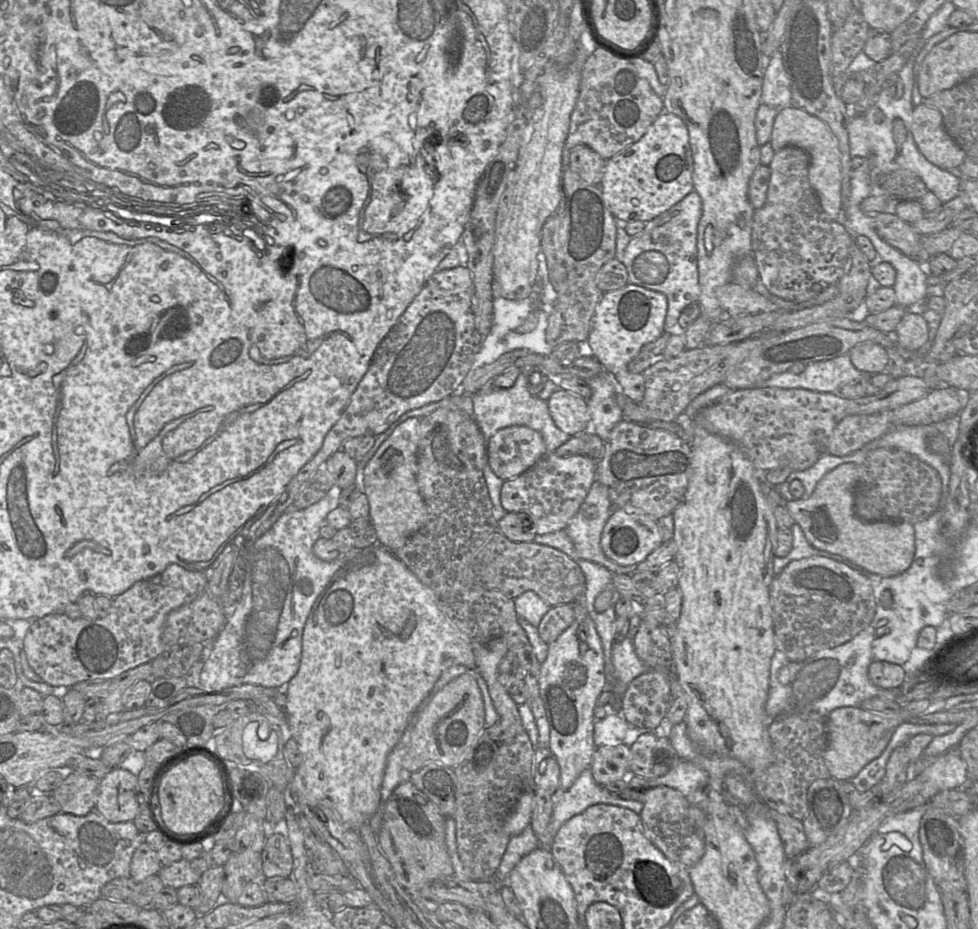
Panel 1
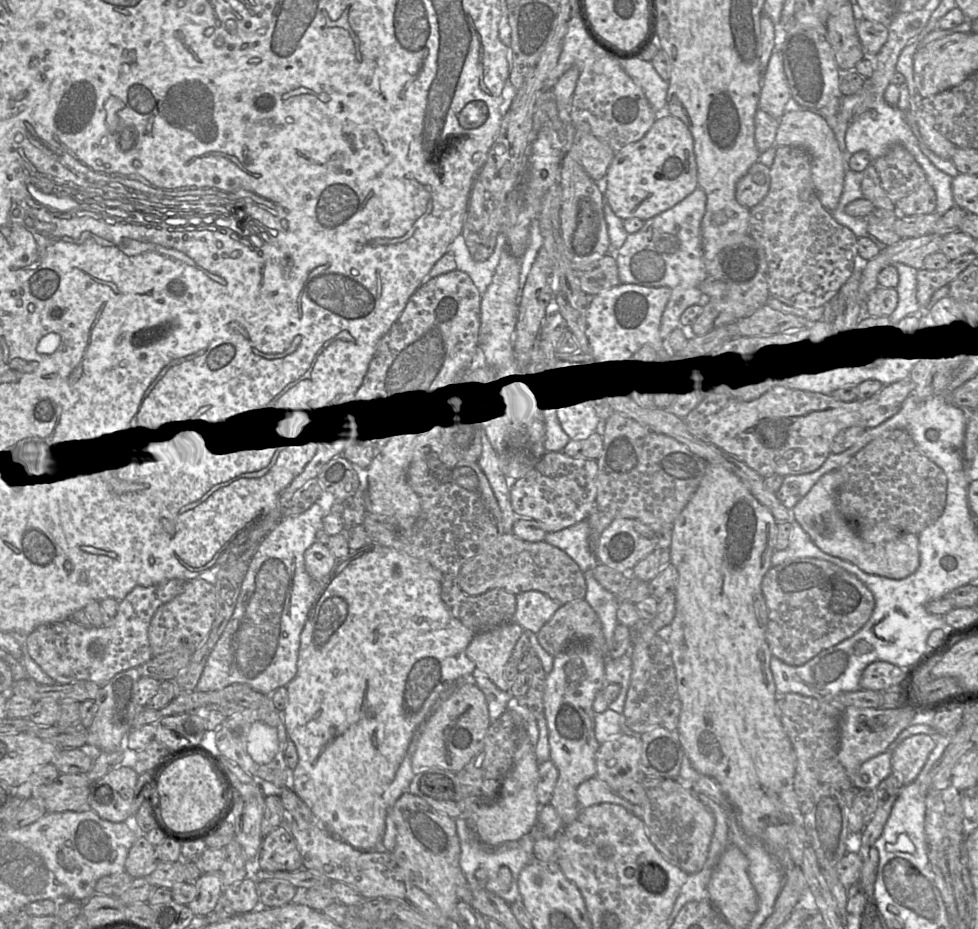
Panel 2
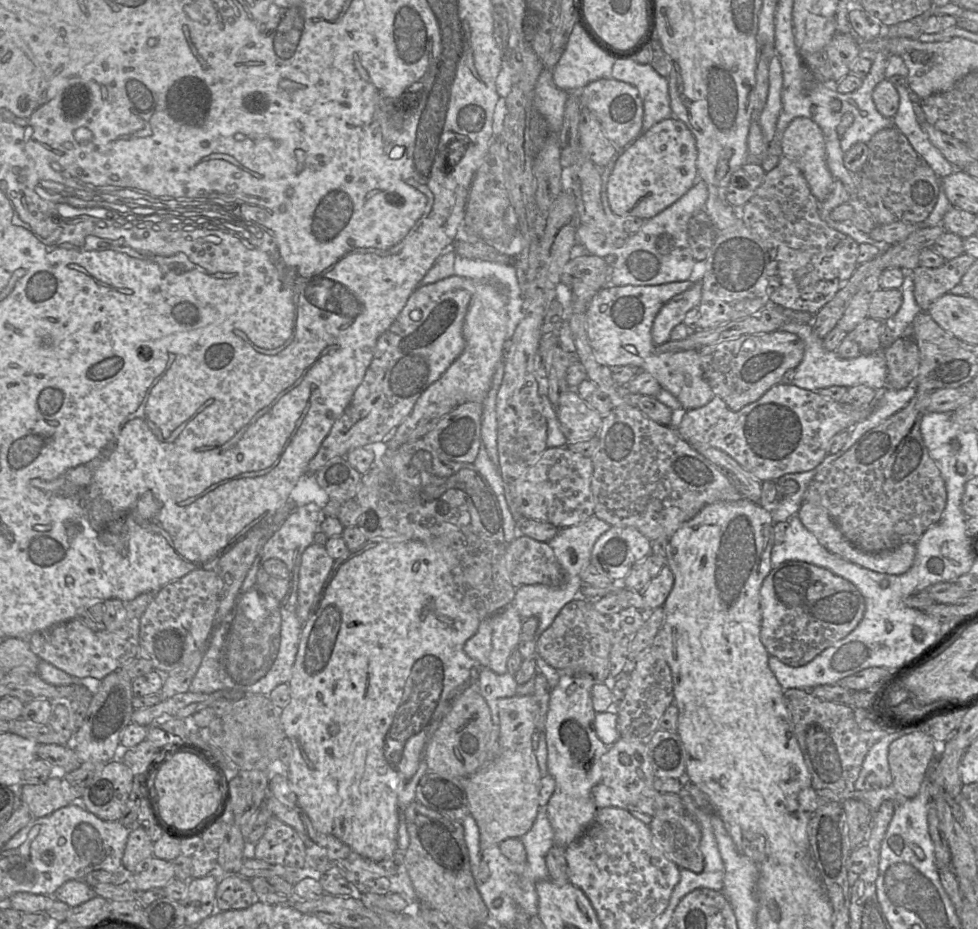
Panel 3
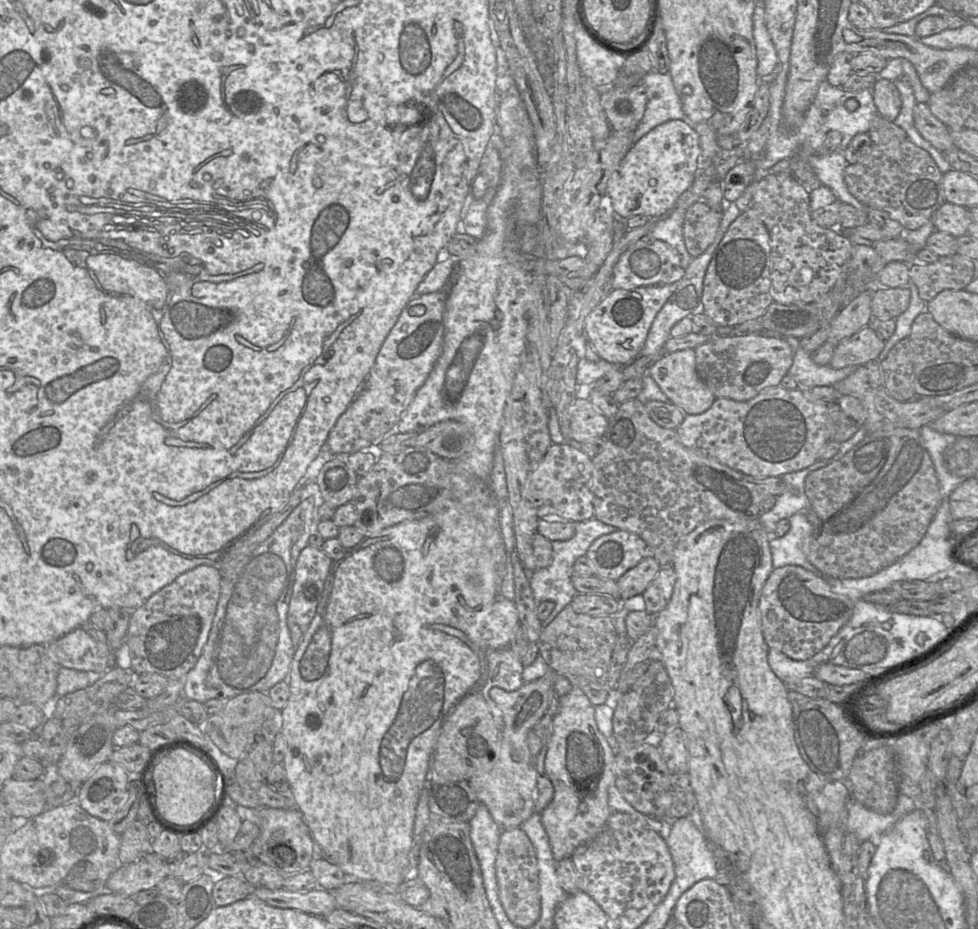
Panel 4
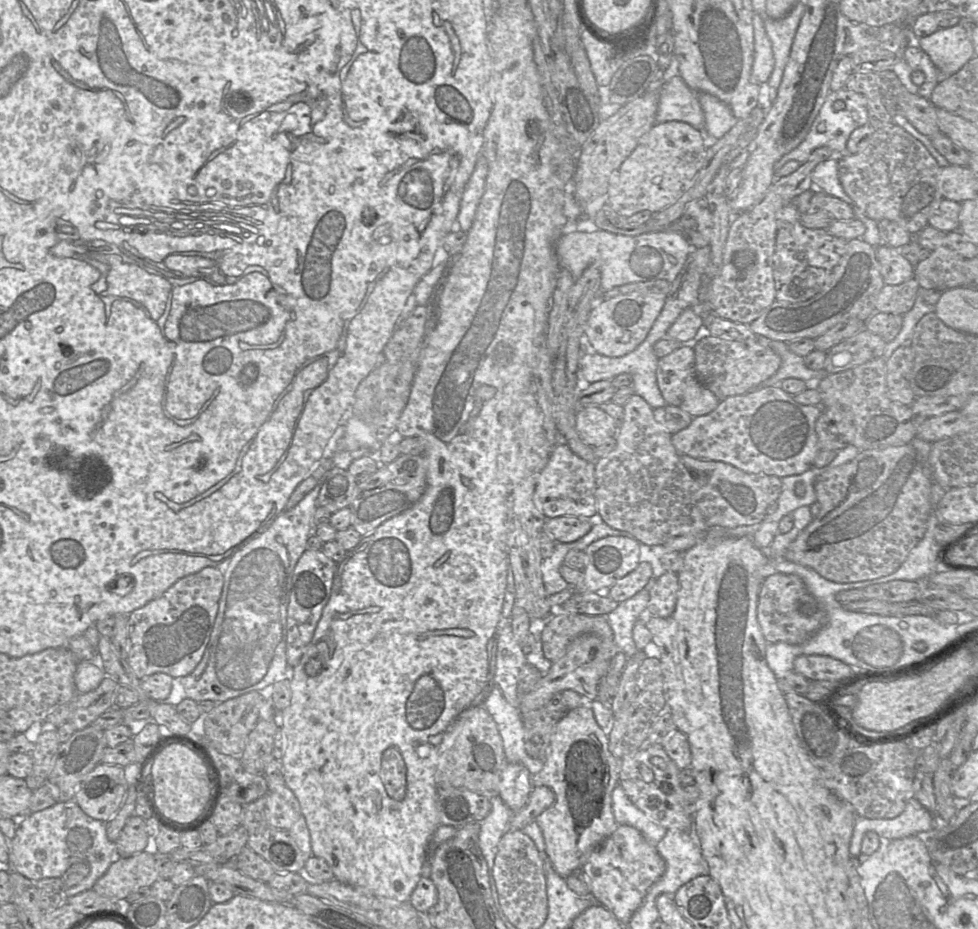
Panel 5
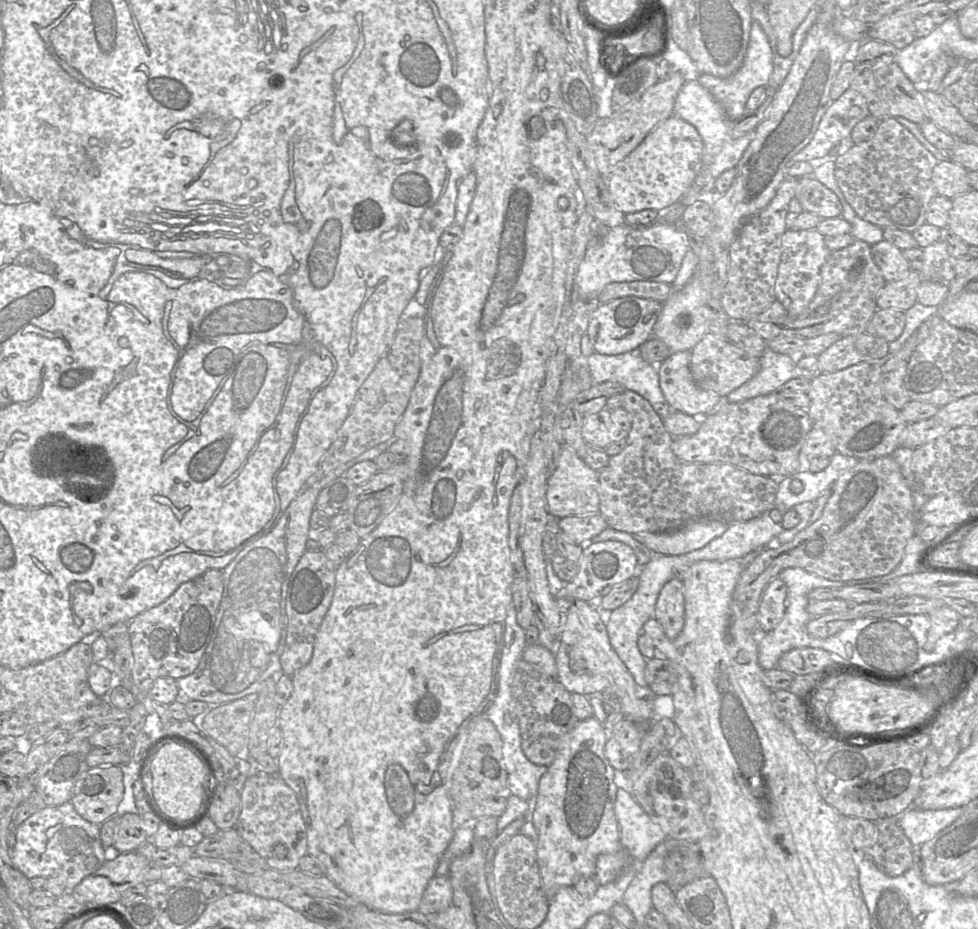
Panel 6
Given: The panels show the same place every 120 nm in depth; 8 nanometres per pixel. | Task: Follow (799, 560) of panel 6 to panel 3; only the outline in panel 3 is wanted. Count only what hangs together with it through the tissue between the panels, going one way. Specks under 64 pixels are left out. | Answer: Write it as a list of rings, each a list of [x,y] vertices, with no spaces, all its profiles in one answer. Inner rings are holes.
[[[917,390],[915,396],[910,400],[905,408],[890,416],[881,424],[866,432],[848,451],[841,457],[830,463],[826,468],[816,474],[809,482],[805,494],[804,501],[813,503],[823,507],[834,521],[838,529],[844,537],[855,547],[871,553],[887,551],[898,547],[904,543],[916,544],[925,530],[932,524],[938,522],[942,511],[946,505],[946,488],[940,470],[936,466],[933,459],[930,457],[928,450],[924,444],[921,432],[920,423],[922,417],[929,412],[926,412],[927,396],[932,392]]]

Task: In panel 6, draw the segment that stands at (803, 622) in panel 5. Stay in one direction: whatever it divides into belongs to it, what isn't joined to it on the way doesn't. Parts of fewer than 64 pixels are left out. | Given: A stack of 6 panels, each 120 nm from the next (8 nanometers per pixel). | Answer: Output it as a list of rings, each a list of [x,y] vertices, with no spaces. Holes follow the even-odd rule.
[[[779,577],[773,578],[762,595],[758,622],[764,632],[773,630],[782,620],[786,609],[787,585]]]

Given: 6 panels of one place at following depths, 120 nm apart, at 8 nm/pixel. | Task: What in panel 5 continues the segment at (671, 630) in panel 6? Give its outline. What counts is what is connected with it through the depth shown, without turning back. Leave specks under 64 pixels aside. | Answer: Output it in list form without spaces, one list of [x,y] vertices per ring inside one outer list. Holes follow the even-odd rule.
[[[664,572],[650,589],[646,617],[667,618],[675,610],[679,590],[678,573]]]

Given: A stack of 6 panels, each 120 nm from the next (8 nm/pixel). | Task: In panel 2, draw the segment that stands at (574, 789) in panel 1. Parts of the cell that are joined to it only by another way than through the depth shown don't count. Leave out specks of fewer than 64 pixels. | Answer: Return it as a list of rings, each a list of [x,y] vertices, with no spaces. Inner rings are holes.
[[[596,777],[581,783],[576,790],[576,796],[581,809],[602,803],[616,804],[632,813],[635,817],[641,820],[643,818],[641,806],[627,802],[618,793],[612,791],[605,782]]]

